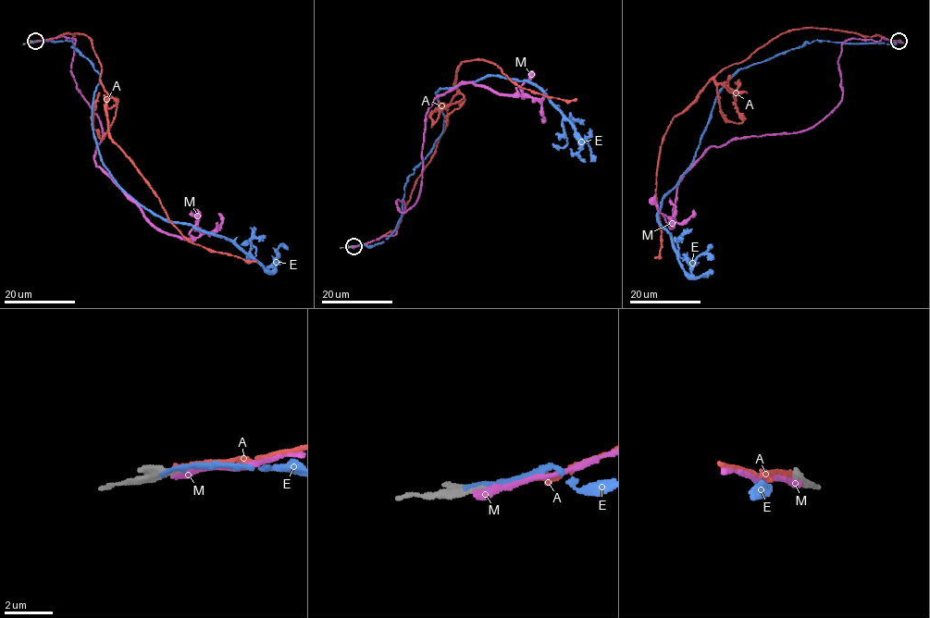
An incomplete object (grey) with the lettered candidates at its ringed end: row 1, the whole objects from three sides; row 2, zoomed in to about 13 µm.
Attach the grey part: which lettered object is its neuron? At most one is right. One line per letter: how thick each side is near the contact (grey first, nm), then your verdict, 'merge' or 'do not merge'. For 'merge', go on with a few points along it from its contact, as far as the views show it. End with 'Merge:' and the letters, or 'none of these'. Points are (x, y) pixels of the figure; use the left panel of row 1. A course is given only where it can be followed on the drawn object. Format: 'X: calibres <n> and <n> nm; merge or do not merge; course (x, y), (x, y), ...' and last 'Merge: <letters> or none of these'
A: calibres 280 and 160 nm; merge; course (34, 41), (65, 33), (88, 36), (107, 95), (108, 135), (153, 191), (167, 218), (195, 244), (255, 261)
E: calibres 400 and 170 nm; do not merge
M: calibres 320 and 340 nm; do not merge
Merge: A

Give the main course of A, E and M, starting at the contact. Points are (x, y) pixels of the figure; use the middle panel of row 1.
A: (353, 246), (398, 227), (447, 124), (463, 61), (480, 59), (521, 87), (576, 98)
E: (351, 246), (395, 228), (404, 186), (442, 131), (439, 88), (489, 75), (530, 81), (594, 161)
M: (353, 246), (396, 232), (398, 200), (400, 212), (413, 206), (437, 97), (468, 82), (533, 97), (541, 119)

